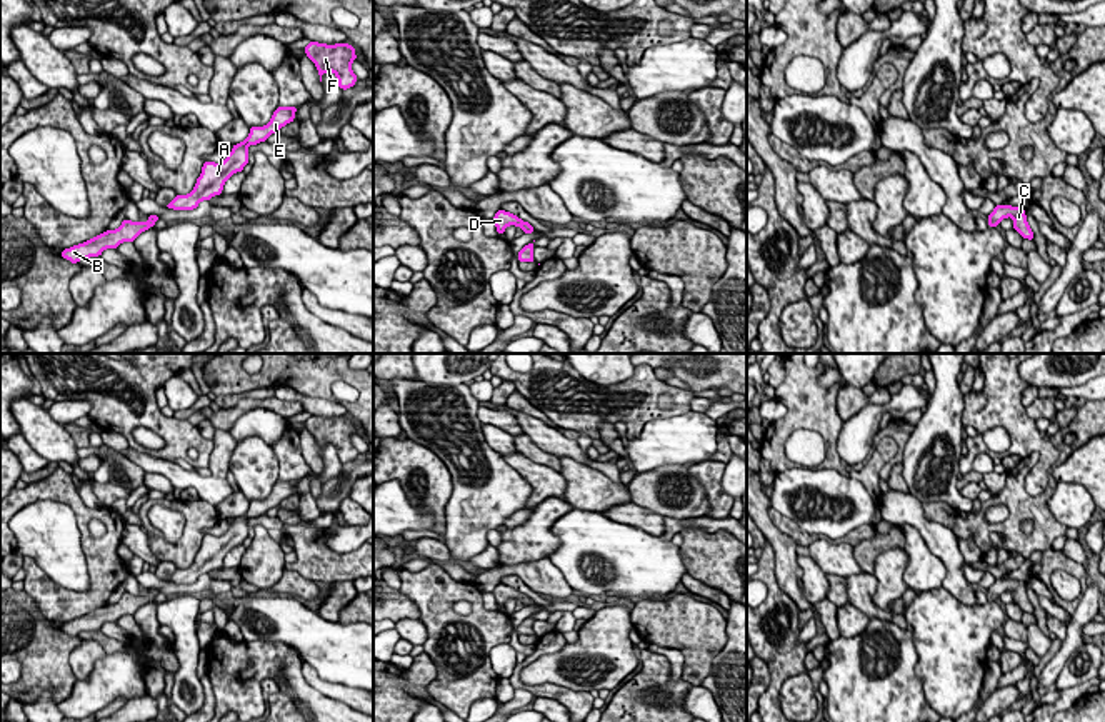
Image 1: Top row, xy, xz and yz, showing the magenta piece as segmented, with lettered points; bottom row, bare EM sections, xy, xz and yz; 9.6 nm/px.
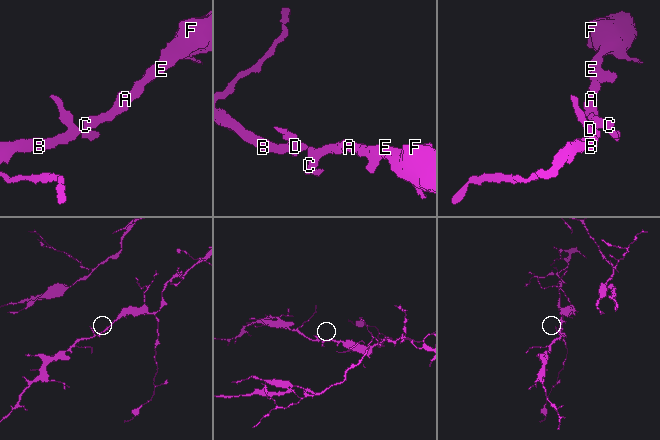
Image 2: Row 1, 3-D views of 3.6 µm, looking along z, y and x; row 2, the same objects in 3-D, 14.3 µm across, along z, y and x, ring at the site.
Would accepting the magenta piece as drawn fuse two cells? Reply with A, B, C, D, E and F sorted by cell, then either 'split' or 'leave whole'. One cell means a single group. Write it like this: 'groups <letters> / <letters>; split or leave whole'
groups A B C D E F; leave whole

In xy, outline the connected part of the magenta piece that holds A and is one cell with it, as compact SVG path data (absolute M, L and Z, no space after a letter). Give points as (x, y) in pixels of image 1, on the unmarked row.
M277 480L272 494L263 500L250 500L248 510L233 519L227 532L220 537L203 535L202 547L197 552L193 564L188 569L177 569L165 582L193 584L200 575L220 569L225 555L237 545L242 545L248 537L248 520L265 515L272 507L280 505L282 500L295 494L298 480Z

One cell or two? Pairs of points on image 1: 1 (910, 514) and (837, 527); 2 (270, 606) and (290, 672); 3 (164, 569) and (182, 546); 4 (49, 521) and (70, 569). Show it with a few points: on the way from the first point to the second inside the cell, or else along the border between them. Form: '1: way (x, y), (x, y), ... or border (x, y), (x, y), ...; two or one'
1: border (879, 504), (884, 519); two
2: border (270, 637), (297, 651); two
3: border (160, 561), (170, 561), (177, 567); two
4: way (49, 532), (60, 557); one

